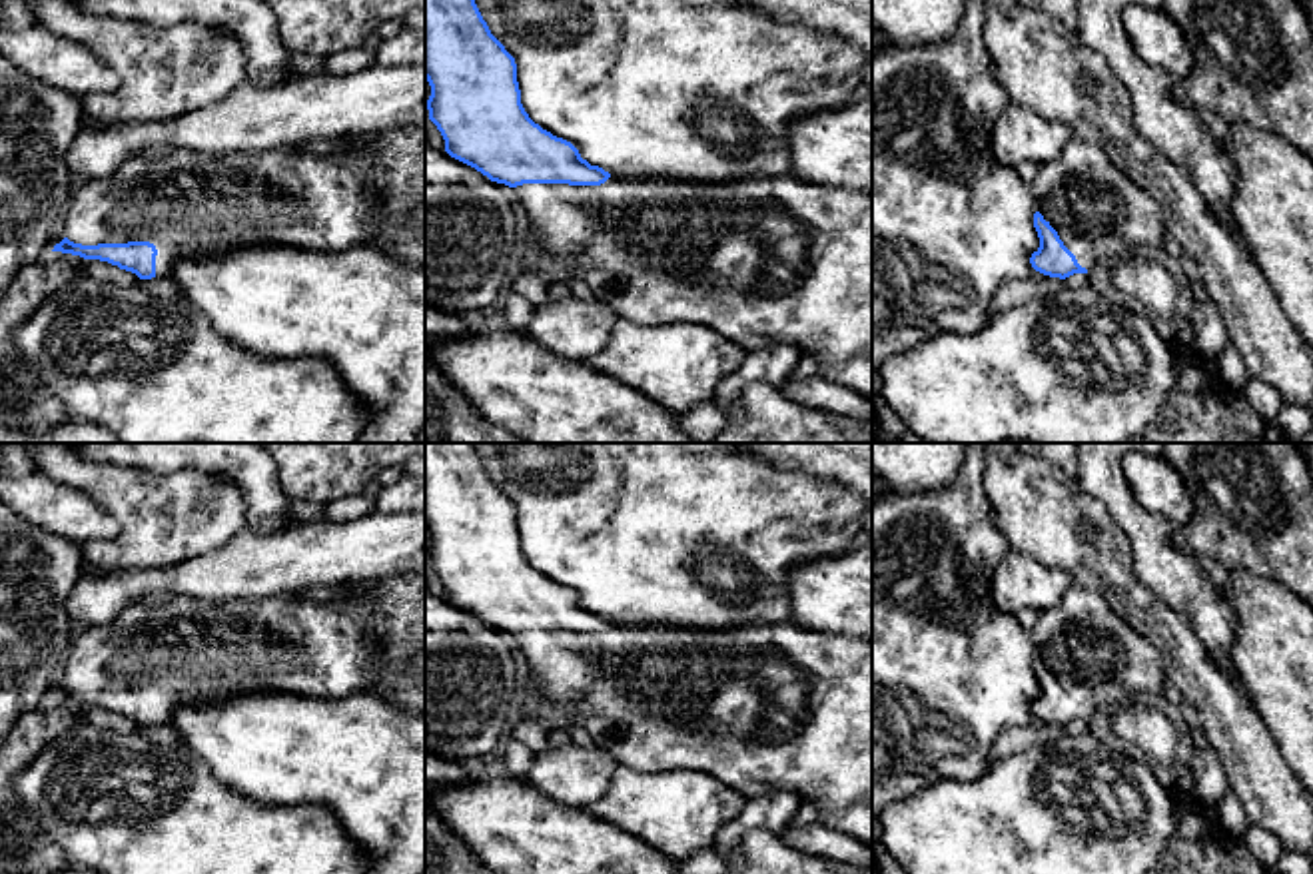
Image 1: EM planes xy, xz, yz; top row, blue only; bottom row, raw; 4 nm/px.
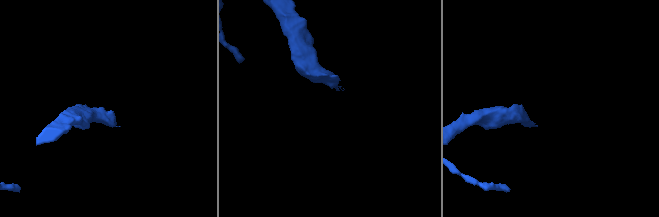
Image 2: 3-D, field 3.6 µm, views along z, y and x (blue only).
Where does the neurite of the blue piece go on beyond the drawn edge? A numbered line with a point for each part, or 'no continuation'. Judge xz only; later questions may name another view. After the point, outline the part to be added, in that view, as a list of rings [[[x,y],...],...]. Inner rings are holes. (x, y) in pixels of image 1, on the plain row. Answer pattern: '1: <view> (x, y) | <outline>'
1: xz (761, 707) | [[[611,623],[601,633],[523,631],[513,639],[525,653],[533,696],[583,726],[617,764],[639,772],[704,772],[746,798],[792,790],[814,804],[820,824],[872,848],[872,639],[786,623],[730,629]]]

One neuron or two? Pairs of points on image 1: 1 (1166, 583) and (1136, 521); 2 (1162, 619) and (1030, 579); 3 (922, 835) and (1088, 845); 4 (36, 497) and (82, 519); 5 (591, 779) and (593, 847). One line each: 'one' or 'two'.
1: one
2: two
3: one
4: one
5: two

